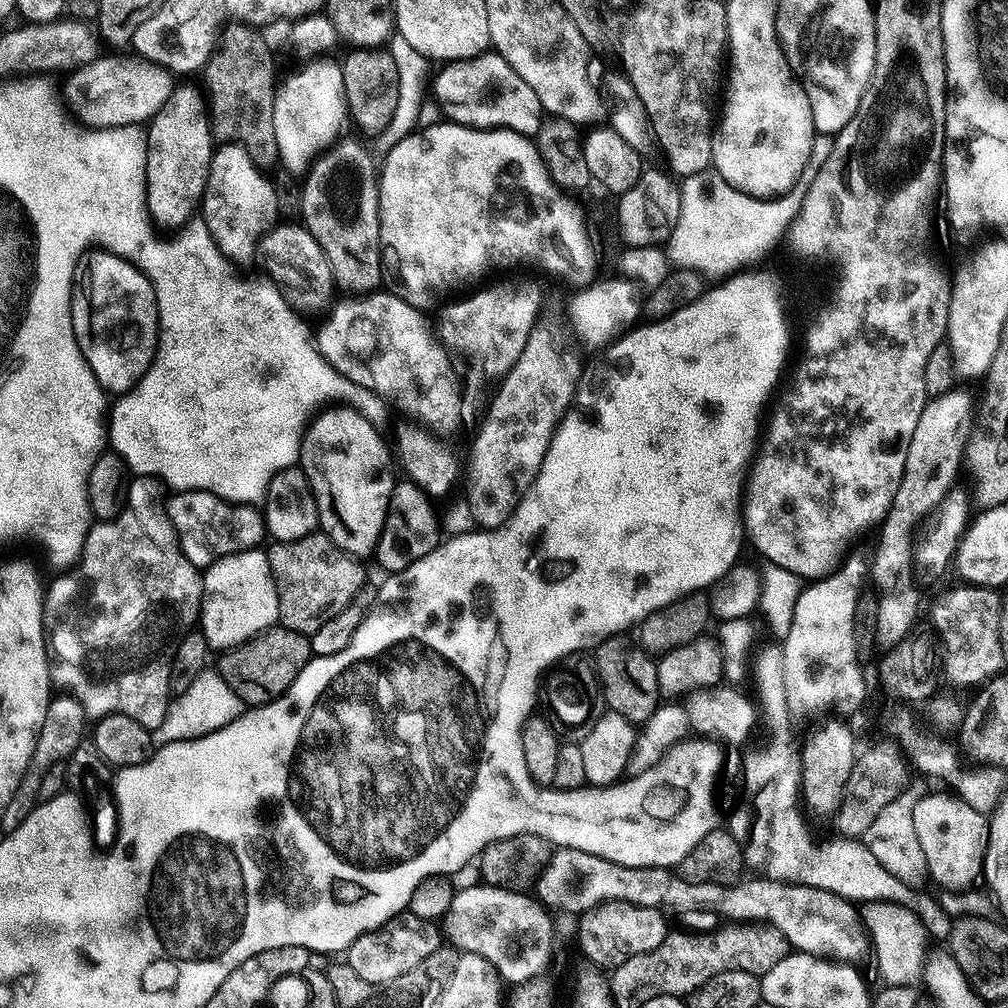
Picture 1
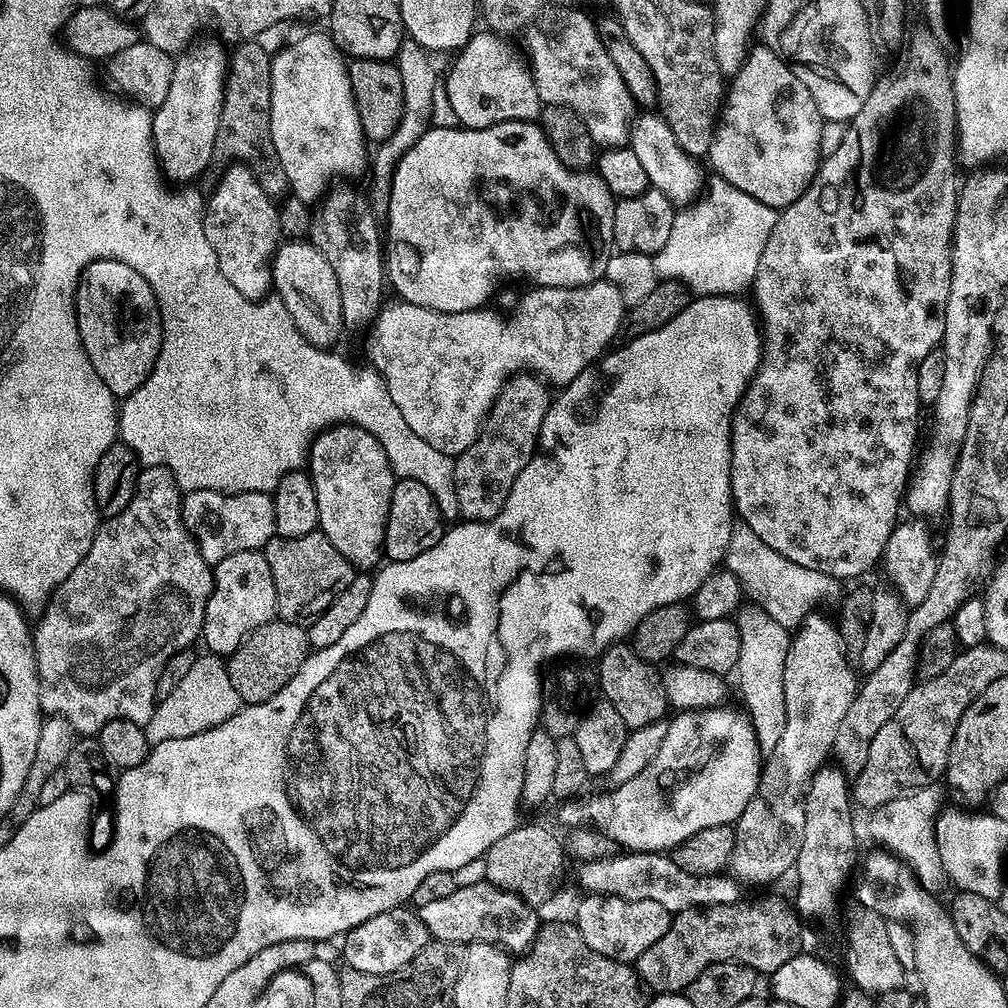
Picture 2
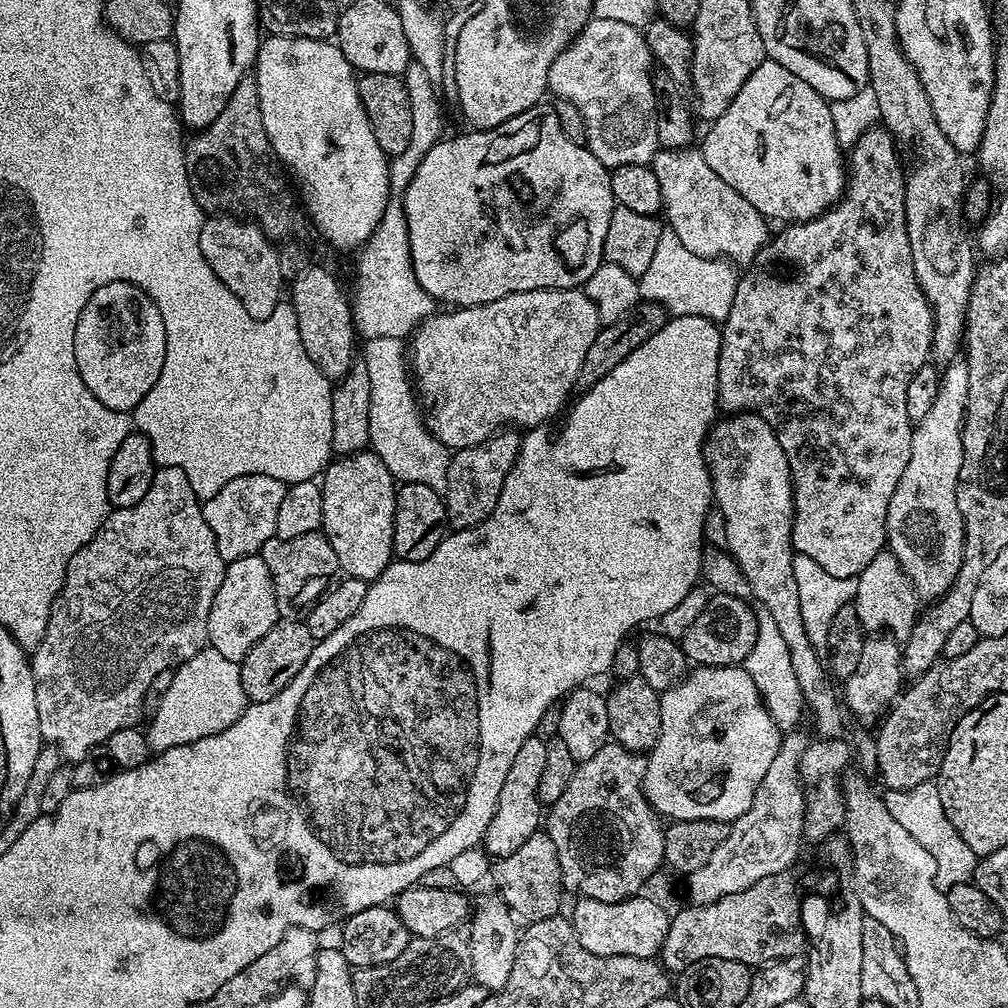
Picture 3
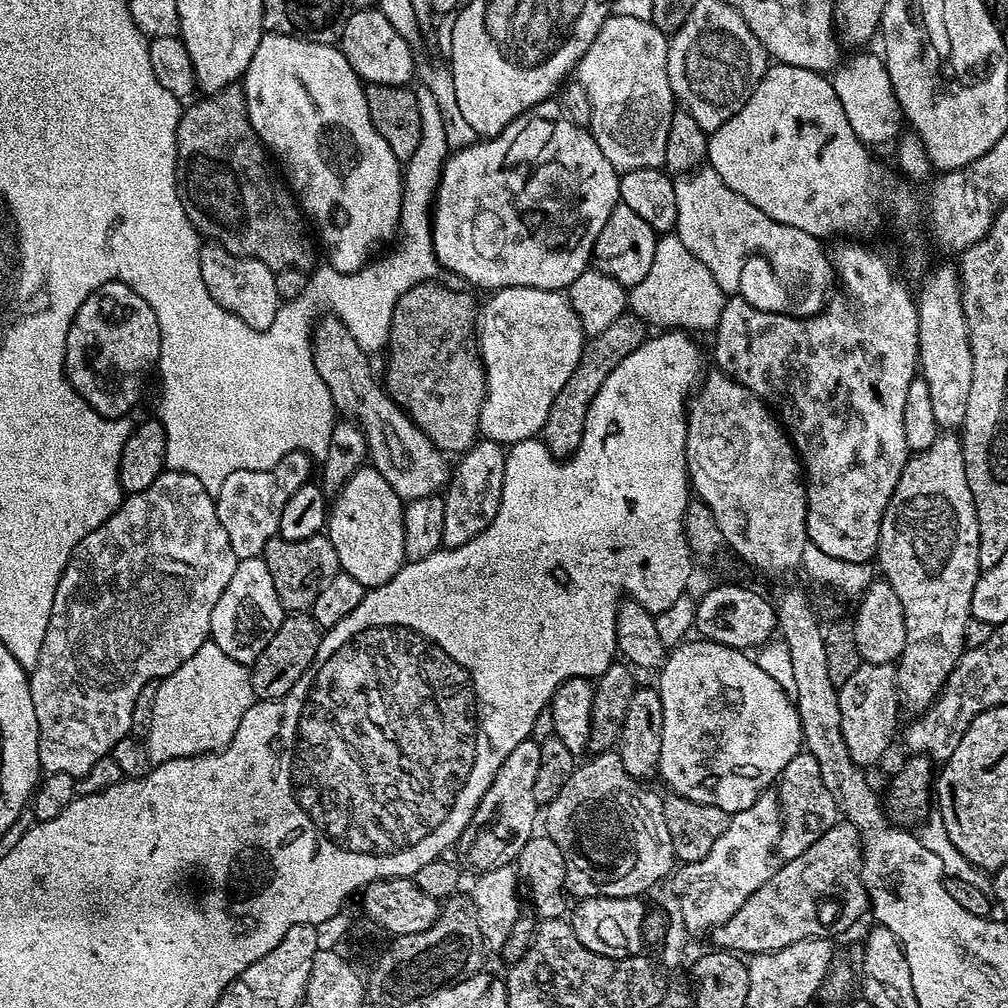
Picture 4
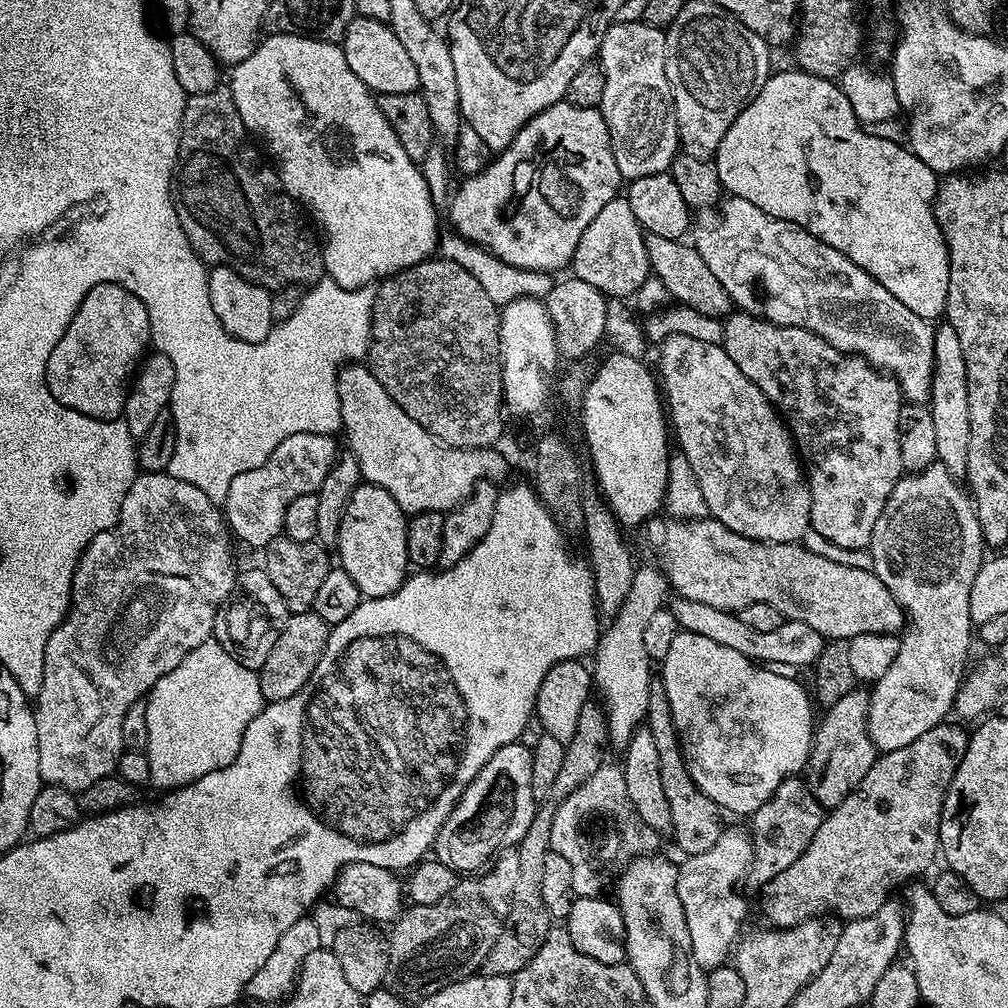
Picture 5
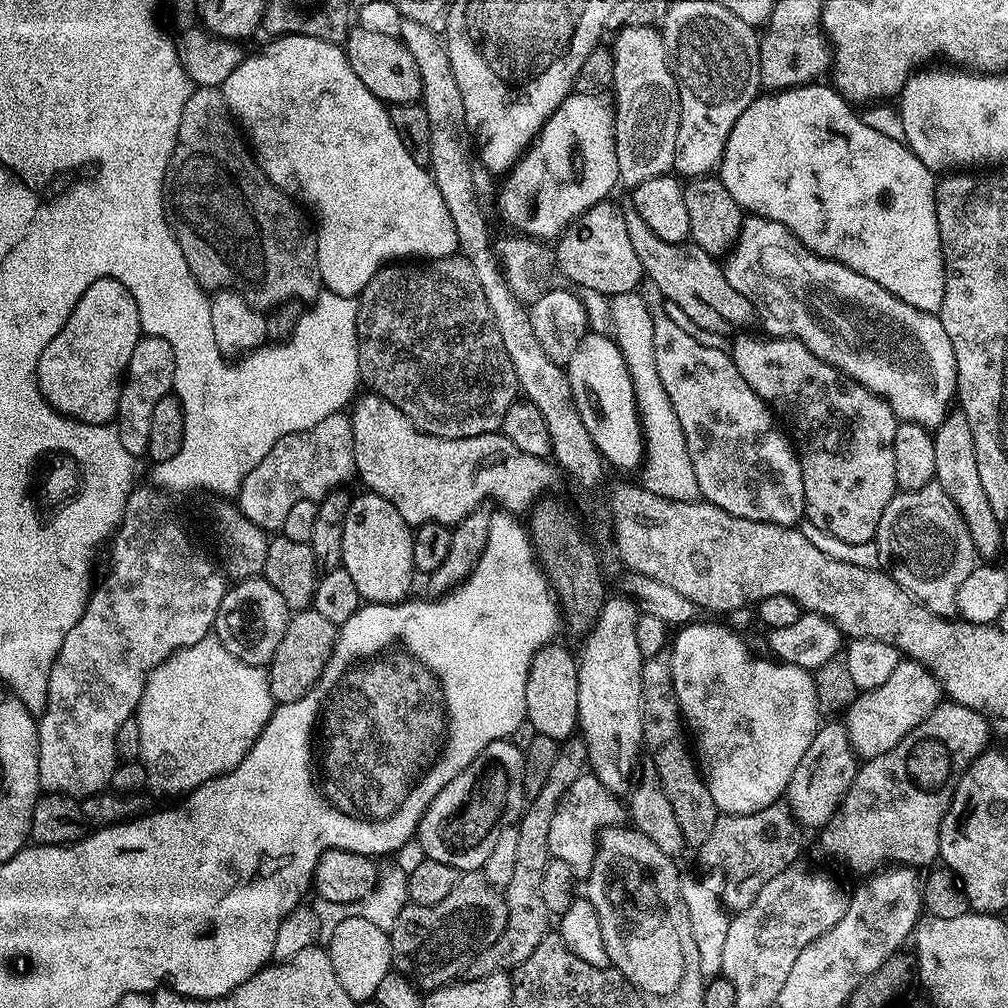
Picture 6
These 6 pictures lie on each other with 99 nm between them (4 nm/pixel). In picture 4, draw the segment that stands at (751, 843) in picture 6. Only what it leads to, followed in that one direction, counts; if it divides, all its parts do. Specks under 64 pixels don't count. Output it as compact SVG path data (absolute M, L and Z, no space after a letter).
M806 750L786 762L786 770L782 770L774 791L780 800L780 837L774 849L781 861L798 858L798 854L806 854L826 830L838 823L838 809L834 798L830 798L830 790L822 782L822 770L818 770L818 762Z

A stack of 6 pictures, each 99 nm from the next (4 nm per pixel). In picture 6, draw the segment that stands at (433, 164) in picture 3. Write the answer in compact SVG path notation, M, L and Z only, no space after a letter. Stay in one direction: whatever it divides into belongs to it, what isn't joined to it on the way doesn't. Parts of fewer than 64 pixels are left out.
M573 91L550 114L531 148L521 157L509 173L510 179L500 192L500 212L505 220L525 235L543 242L552 242L587 208L607 201L612 187L620 184L620 171L616 157L616 109L611 95L603 92L582 94Z

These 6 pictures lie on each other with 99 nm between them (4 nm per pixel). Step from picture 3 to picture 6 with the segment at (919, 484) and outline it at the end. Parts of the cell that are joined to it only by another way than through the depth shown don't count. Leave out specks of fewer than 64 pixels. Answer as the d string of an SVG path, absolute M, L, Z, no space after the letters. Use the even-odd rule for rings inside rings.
M935 482L922 486L922 490L897 491L878 522L875 542L881 561L885 565L889 564L887 567L890 569L890 575L898 582L898 586L911 592L915 600L938 616L952 618L957 615L956 591L978 566L978 557L958 506L954 506L952 499ZM901 659L900 664L894 666L894 674L890 674L882 686L869 692L860 692L849 706L846 727L852 751L861 761L866 761L878 758L878 754L886 754L886 750L894 750L894 746L906 738L908 731L921 724L941 700L942 689L932 673L917 660Z

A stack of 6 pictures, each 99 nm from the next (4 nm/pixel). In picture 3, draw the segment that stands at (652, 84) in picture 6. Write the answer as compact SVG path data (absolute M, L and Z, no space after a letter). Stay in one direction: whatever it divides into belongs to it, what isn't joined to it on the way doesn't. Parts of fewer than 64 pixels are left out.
M602 18L601 20L589 19L585 28L568 43L566 50L562 50L562 54L558 54L558 58L554 58L554 66L550 66L548 92L551 95L554 94L553 97L574 102L574 106L578 106L578 110L582 110L582 118L586 118L586 134L588 135L586 146L592 151L594 158L598 158L598 162L602 162L609 170L618 166L651 165L656 153L661 151L660 143L658 142L658 122L656 121L656 95L652 85L653 71L654 61L652 51L648 45L647 35L641 29L628 26L626 22L610 22L610 18Z

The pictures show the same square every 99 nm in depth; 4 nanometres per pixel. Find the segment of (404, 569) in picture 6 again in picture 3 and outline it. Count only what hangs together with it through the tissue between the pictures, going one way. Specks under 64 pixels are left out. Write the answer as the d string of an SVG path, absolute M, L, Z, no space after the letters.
M371 450L356 452L353 456L341 456L333 459L322 473L322 531L327 536L334 554L338 554L340 570L344 576L353 576L359 580L377 580L393 563L394 553L394 502L396 501L397 481L393 479L386 463L379 454Z

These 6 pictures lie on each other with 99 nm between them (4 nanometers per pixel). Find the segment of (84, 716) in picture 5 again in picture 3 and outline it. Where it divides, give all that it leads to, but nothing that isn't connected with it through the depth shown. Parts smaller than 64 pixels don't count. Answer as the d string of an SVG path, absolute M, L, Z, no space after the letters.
M157 467L151 486L158 492L160 488L160 500L156 494L150 494L134 506L109 511L100 529L89 536L86 546L82 546L82 550L78 550L78 554L70 558L64 585L52 603L46 634L30 656L34 674L34 698L38 702L40 739L45 745L55 747L61 757L68 762L85 760L87 756L93 755L99 749L96 748L99 744L100 747L107 745L110 734L137 727L141 723L139 720L144 716L146 690L150 690L150 682L154 682L155 676L162 674L162 670L176 668L186 663L208 644L210 606L214 602L214 594L218 594L218 586L222 586L226 561L222 558L222 554L218 554L218 542L214 542L214 530L206 526L202 501L194 494L194 486L190 486L186 472L181 467Z

